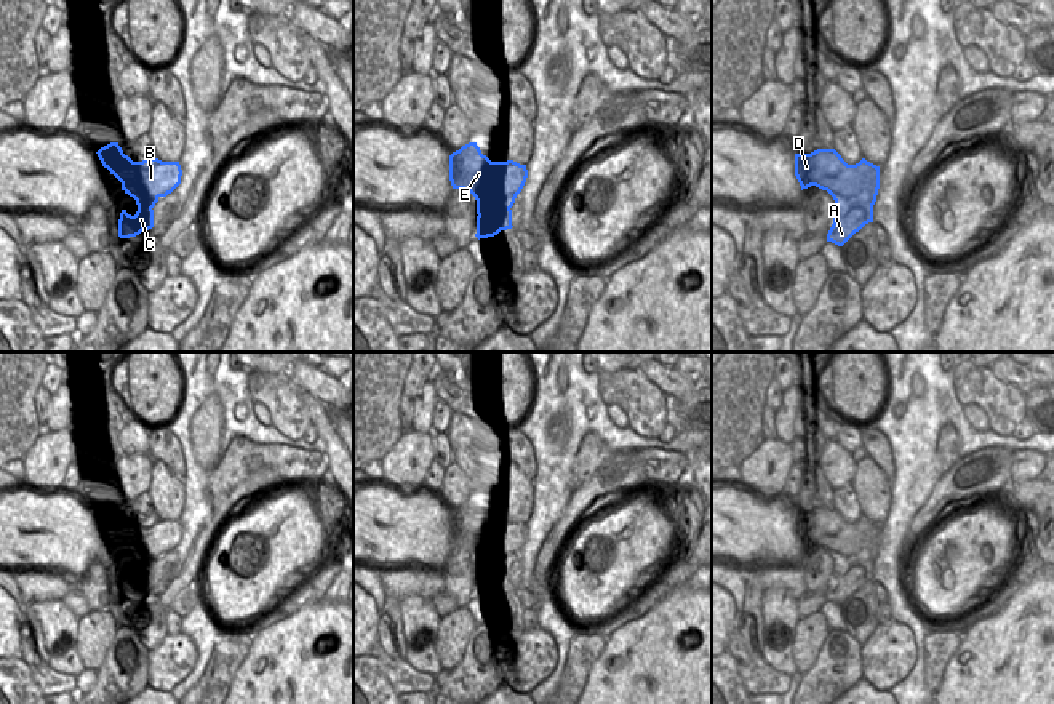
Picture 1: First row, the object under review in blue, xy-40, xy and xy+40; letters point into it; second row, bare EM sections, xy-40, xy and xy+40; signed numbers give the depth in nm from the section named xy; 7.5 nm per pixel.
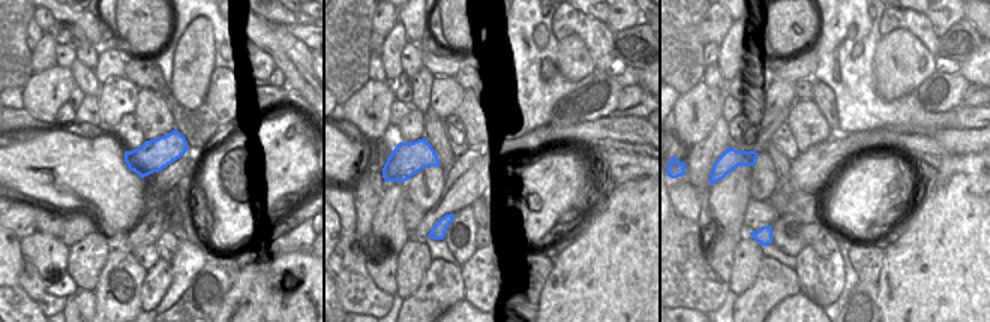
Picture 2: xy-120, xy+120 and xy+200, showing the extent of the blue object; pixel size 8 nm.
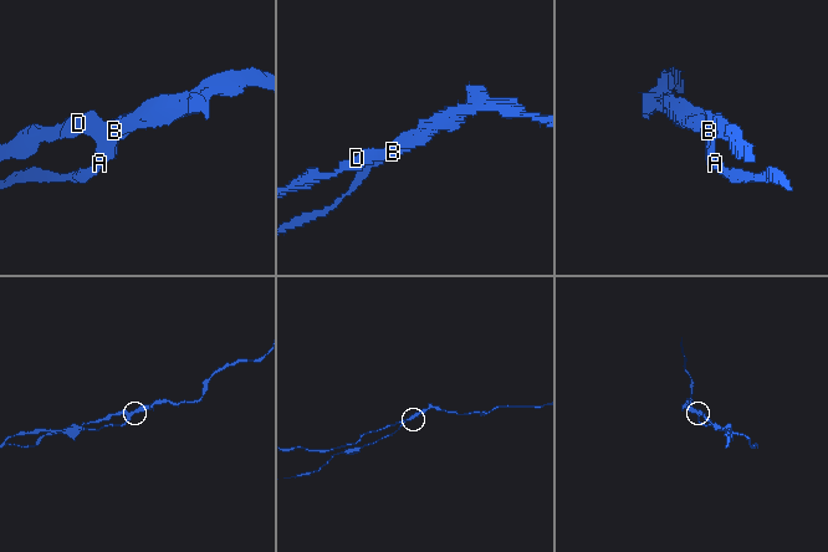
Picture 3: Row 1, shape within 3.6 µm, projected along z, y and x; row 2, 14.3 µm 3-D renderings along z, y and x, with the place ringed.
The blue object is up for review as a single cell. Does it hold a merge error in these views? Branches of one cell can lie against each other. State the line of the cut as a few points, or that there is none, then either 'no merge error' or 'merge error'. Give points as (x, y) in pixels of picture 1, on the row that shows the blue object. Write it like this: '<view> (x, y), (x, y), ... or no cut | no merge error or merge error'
xy+40 (867, 212), (861, 207), (853, 207), (834, 223) | merge error

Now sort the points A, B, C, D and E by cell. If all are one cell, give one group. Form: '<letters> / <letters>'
A C / B D E

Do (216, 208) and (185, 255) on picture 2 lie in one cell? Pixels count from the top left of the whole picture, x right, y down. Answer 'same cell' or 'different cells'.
different cells

